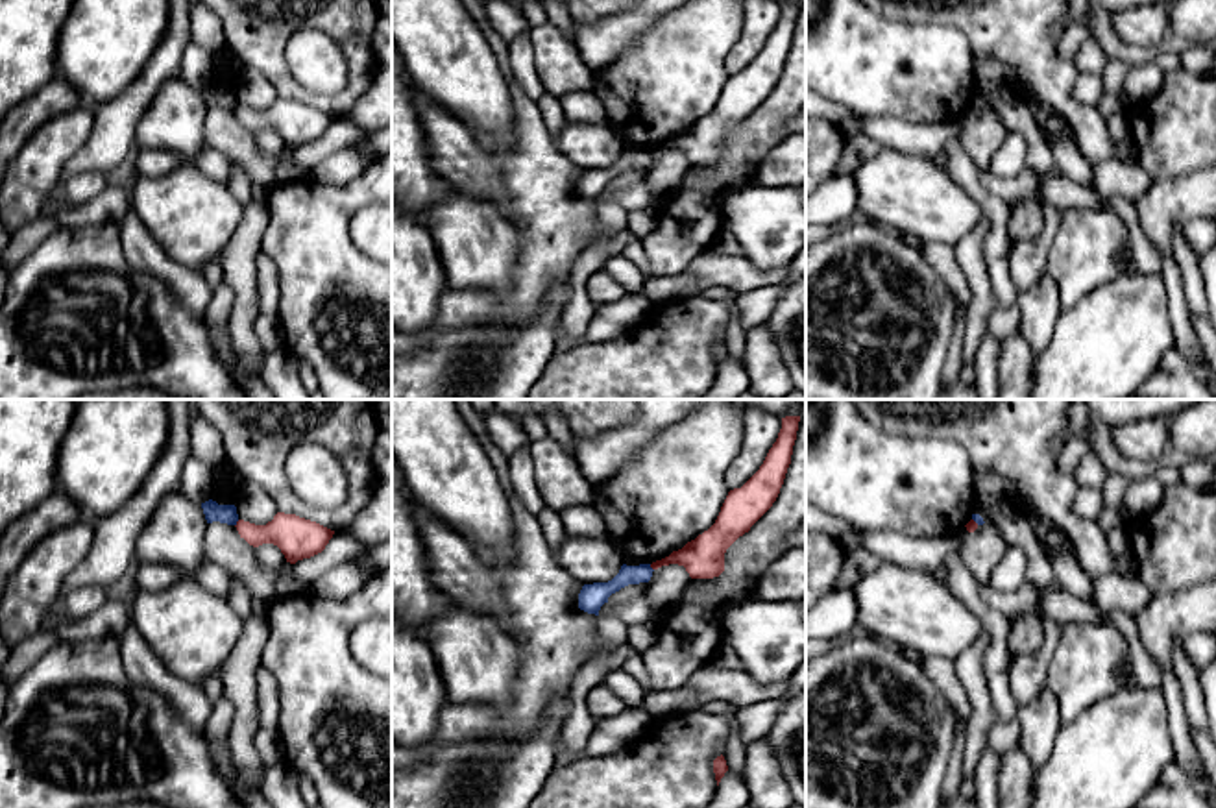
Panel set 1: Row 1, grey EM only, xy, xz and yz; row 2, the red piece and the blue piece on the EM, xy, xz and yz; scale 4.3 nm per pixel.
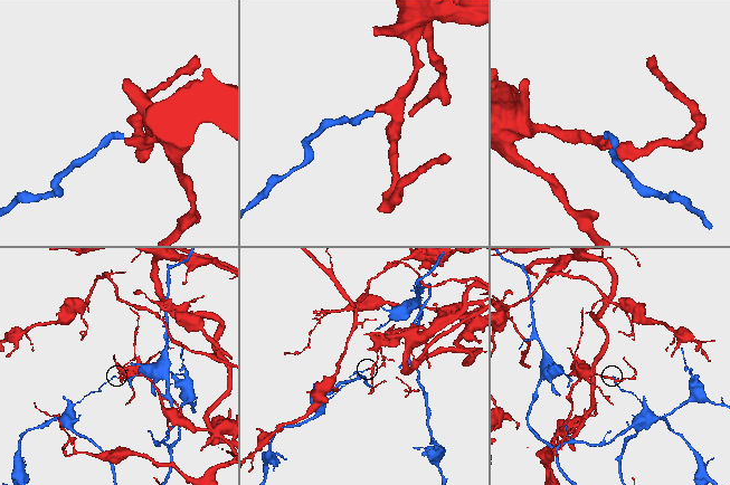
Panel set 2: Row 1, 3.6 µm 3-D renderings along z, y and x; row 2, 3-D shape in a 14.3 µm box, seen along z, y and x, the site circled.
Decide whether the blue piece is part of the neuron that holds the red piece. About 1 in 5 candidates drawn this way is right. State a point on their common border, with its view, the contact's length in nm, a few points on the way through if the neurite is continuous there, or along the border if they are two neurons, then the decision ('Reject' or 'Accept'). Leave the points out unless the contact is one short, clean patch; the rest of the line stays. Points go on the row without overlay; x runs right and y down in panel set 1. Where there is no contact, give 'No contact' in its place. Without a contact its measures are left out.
Touches red at xy (237, 110). Shared border 40 nm. Boundary: xy (239, 106), (235, 111). Reject

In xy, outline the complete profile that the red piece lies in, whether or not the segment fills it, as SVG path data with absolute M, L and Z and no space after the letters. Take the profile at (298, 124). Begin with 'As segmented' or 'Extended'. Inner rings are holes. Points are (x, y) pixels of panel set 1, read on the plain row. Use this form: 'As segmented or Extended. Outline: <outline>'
As segmented. Outline: M277 98L266 111L238 105L235 113L240 124L253 133L277 131L290 150L322 139L334 120L316 107L285 98Z

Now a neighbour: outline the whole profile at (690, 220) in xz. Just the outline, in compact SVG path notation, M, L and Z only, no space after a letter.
M800 0L791 50L772 92L739 122L724 139L724 157L713 165L691 165L680 187L654 213L652 231L639 240L651 266L649 275L678 275L689 263L713 246L723 229L721 200L734 189L752 181L756 168L769 152L787 137L785 126L806 107L806 0Z

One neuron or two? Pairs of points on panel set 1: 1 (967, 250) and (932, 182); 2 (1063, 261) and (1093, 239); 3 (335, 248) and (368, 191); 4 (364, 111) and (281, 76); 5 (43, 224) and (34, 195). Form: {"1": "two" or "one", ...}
{"1": "two", "2": "one", "3": "one", "4": "two", "5": "two"}

